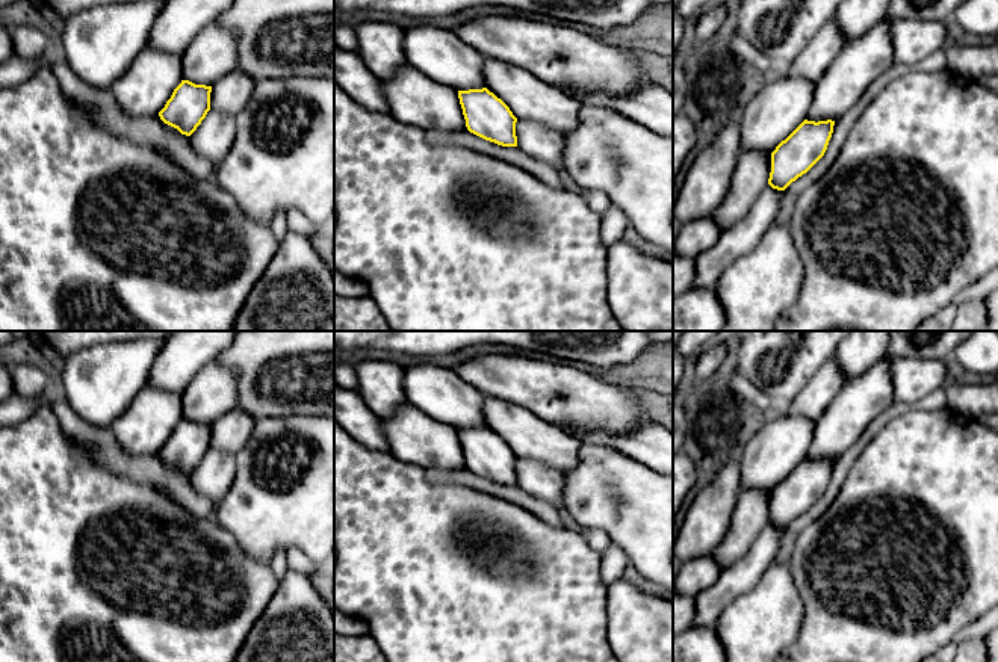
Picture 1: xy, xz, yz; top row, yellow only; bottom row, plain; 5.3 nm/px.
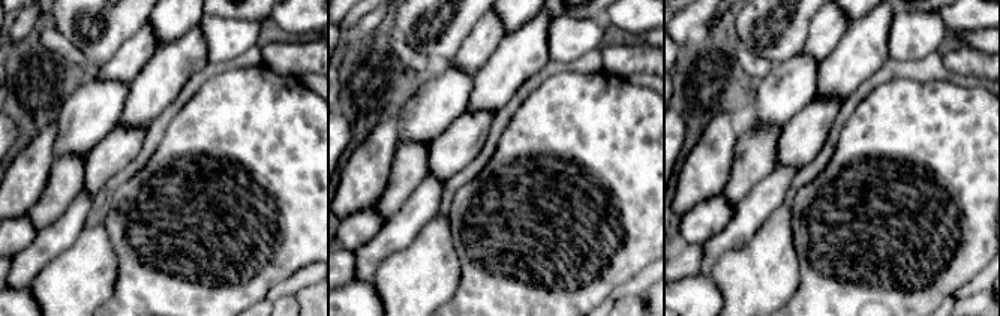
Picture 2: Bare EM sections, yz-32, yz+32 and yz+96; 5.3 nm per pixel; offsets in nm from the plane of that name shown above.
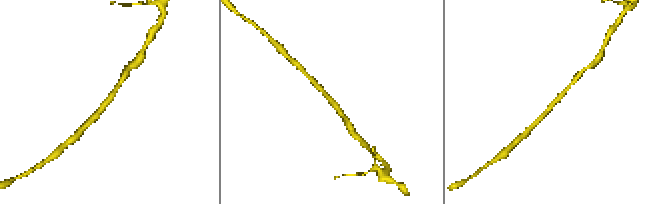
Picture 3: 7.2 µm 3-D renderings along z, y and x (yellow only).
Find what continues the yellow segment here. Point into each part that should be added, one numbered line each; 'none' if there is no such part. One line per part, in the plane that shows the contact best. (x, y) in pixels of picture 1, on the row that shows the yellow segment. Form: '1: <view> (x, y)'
none

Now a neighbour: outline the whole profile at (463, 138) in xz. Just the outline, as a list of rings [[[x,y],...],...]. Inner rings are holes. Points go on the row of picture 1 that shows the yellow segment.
[[[467,127],[463,130],[426,130],[425,138],[428,144],[461,147],[516,165],[553,189],[563,189],[569,184],[561,172],[544,162],[532,159],[519,147],[502,147],[494,142],[485,141],[470,133]]]

